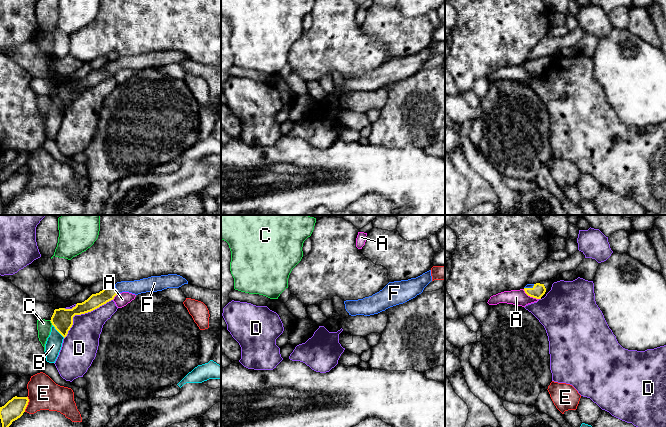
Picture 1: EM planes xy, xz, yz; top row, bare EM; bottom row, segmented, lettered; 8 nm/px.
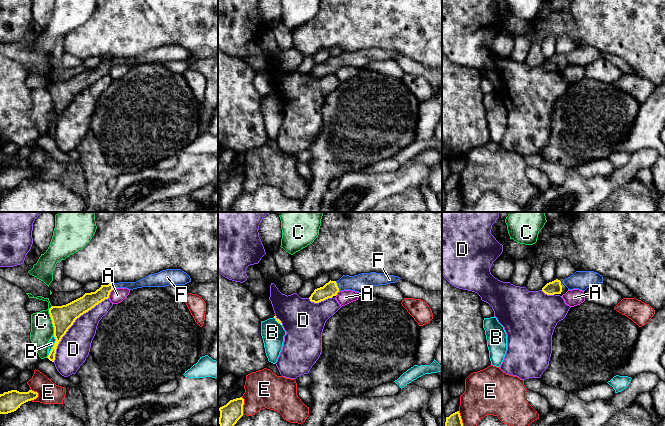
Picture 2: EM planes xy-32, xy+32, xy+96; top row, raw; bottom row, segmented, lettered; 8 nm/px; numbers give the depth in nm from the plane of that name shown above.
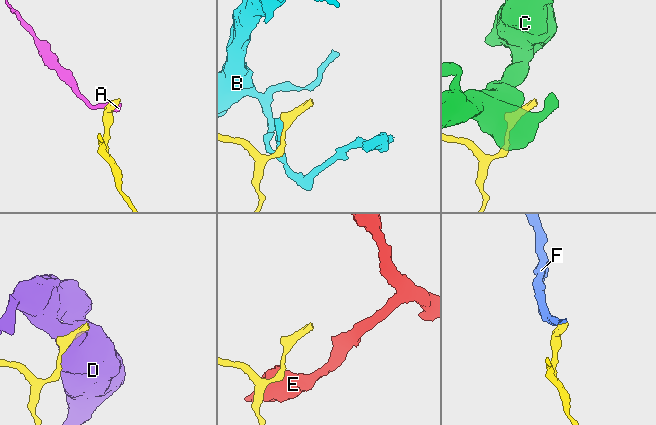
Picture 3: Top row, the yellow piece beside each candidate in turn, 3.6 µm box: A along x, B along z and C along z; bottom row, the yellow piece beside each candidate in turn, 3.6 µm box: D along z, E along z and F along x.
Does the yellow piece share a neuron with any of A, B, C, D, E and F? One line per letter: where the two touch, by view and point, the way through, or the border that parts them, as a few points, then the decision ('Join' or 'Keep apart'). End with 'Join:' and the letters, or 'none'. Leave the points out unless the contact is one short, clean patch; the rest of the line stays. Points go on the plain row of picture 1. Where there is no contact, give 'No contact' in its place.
A: Touches yellow at yz (530, 72). Boundary: yz (523, 65), (528, 71), (538, 75). Keep apart
B: Touches yellow at xy (58, 107). Boundary: xy (52, 100), (64, 113). Keep apart
C: Touches yellow at xy (51, 98). Boundary: xy (49, 96), (52, 100). Keep apart
D: Touches yellow at xy (82, 89). Keep apart
E: Touches yellow at xy (27, 180). Keep apart
F: Touches yellow at xy (115, 65). Path across: xy (109, 68), (115, 65), (122, 62), (144, 61). Join
Join: F

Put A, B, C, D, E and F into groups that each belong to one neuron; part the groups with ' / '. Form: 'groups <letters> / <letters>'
groups A / B / C / D / E / F

